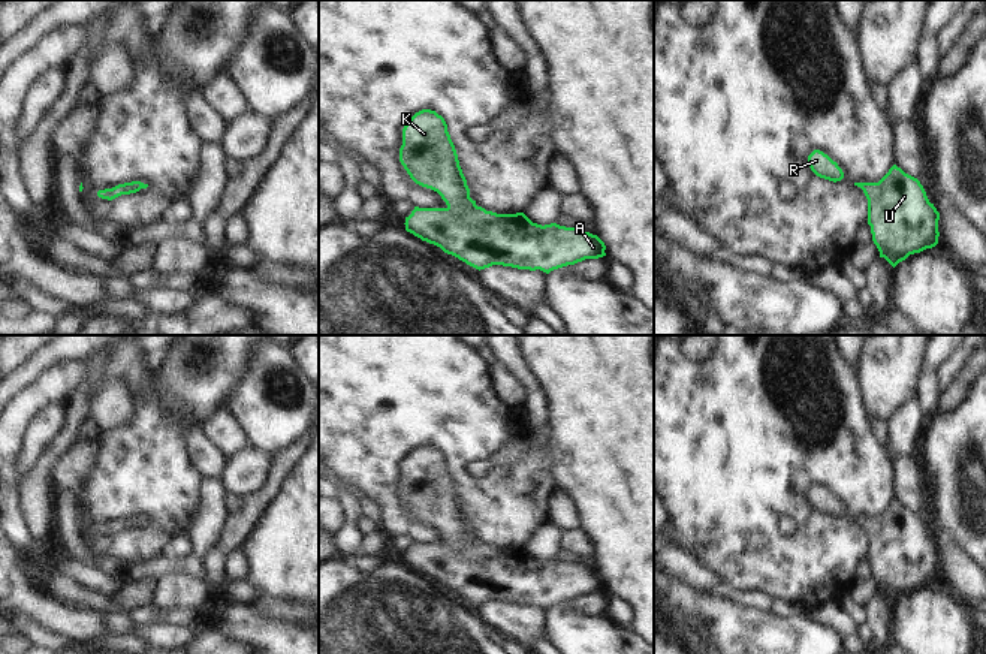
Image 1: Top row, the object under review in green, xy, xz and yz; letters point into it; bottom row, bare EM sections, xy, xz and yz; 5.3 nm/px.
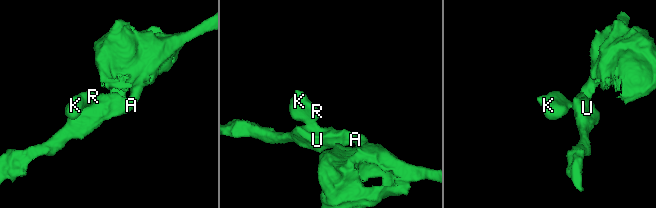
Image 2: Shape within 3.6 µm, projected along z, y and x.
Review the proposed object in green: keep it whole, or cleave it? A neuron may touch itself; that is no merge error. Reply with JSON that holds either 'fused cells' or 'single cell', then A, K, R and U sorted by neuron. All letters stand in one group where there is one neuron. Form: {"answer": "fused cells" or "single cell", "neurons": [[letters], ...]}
{"answer": "single cell", "neurons": [["A", "K", "R", "U"]]}

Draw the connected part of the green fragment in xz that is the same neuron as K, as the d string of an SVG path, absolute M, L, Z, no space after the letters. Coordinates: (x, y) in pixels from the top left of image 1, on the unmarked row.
M422 444L405 458L399 497L416 519L437 527L447 540L446 543L414 542L411 549L405 552L405 566L479 606L503 600L530 606L540 605L549 609L585 594L606 591L604 578L597 570L582 564L557 558L542 561L533 558L524 548L497 549L477 542L476 536L470 533L470 524L447 459L435 446Z

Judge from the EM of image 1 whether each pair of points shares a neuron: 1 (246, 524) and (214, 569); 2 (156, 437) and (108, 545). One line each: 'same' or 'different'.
1: same
2: same

